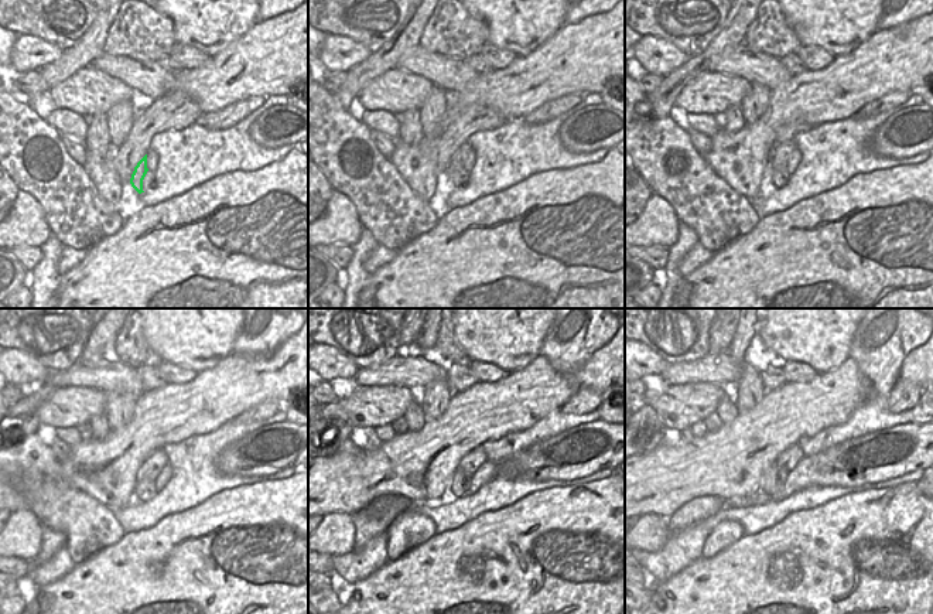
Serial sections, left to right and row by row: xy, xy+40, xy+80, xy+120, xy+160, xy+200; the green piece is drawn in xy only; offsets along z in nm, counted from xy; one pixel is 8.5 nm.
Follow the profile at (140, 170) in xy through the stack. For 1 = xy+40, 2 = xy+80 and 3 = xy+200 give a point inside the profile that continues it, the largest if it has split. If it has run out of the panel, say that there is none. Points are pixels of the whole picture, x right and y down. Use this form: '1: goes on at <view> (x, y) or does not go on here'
1: goes on at xy+40 (457, 164)
2: goes on at xy+80 (781, 153)
3: goes on at xy+200 (789, 459)

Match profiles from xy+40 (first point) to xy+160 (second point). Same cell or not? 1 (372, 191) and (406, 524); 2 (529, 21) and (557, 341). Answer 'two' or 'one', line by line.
1: one
2: two

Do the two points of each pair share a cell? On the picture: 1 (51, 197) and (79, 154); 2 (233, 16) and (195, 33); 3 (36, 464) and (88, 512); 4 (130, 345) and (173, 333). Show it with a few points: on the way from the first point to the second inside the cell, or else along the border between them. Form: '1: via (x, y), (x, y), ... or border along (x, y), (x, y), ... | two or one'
1: border along (60, 135), (65, 152), (81, 166) | two
2: via (224, 16), (212, 16), (205, 23) | one
3: via (38, 480), (72, 512) | one
4: border along (142, 323), (142, 331), (149, 347), (161, 361) | two

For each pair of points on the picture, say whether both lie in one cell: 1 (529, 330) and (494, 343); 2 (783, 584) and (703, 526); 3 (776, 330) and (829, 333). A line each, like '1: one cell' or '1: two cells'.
1: one cell
2: two cells
3: one cell

